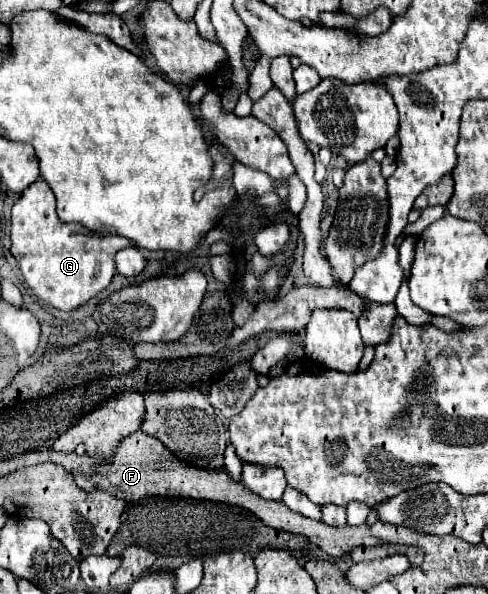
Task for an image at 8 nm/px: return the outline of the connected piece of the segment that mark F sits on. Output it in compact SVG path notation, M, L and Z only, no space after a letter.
M136 431L130 437L124 437L118 443L116 453L110 463L108 461L96 463L96 459L88 457L88 453L84 453L84 457L80 457L76 453L56 453L56 451L50 451L46 455L50 455L50 457L46 457L46 461L54 461L54 463L62 465L68 473L74 475L78 485L82 483L80 487L86 491L90 491L90 489L108 491L108 493L114 493L122 501L138 501L142 497L190 497L190 499L206 499L206 501L220 501L220 503L236 505L236 507L252 511L268 527L304 535L310 543L318 545L330 557L342 557L350 549L360 547L360 545L378 545L380 543L378 539L374 539L370 535L370 529L366 525L358 525L358 527L344 525L338 529L338 527L330 527L322 521L312 521L312 519L306 519L304 515L294 513L282 501L266 501L266 499L258 497L254 491L250 491L244 483L234 481L228 475L226 467L222 467L222 469L206 467L204 469L204 467L186 463L186 461L178 459L166 445L162 445L162 441L158 441L158 437L148 437L144 431Z

